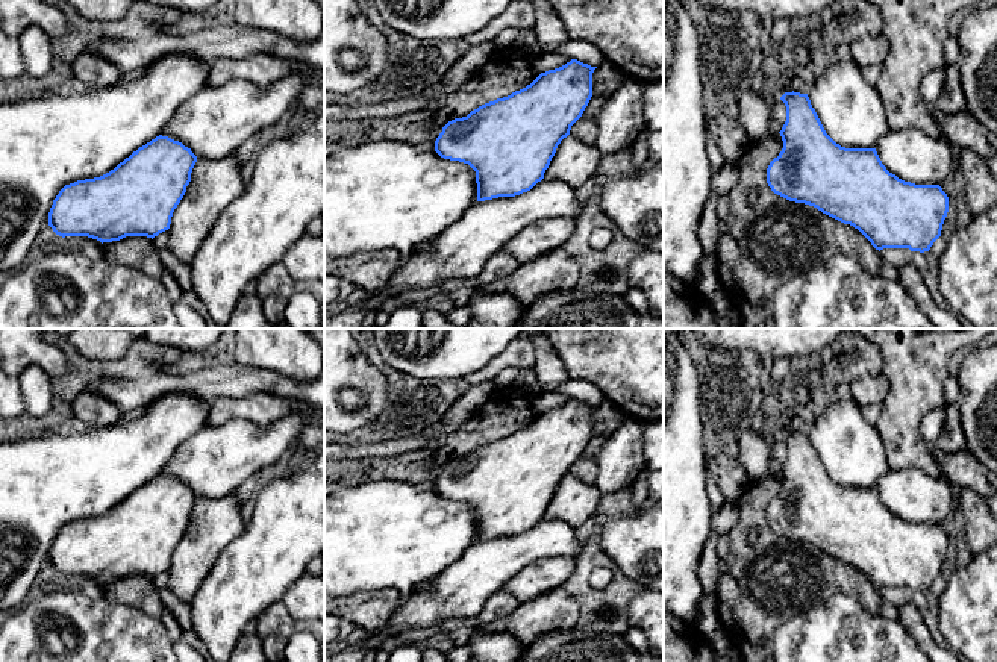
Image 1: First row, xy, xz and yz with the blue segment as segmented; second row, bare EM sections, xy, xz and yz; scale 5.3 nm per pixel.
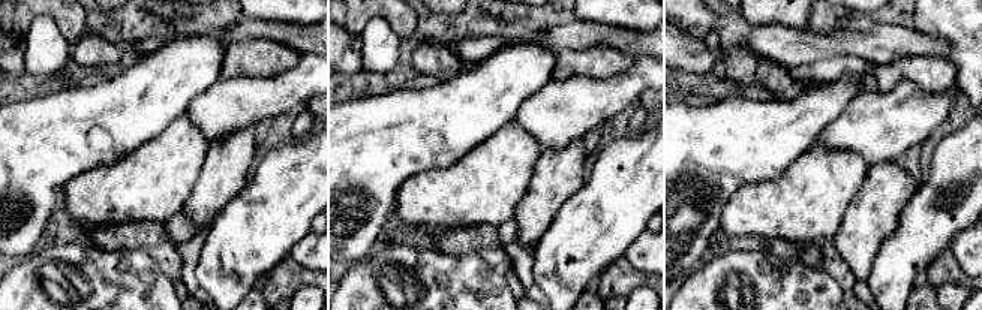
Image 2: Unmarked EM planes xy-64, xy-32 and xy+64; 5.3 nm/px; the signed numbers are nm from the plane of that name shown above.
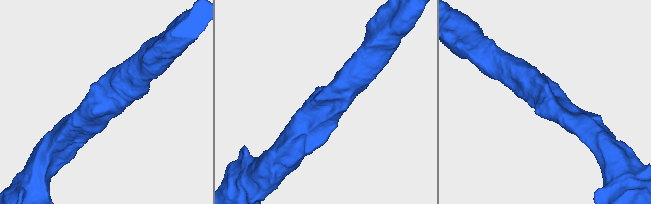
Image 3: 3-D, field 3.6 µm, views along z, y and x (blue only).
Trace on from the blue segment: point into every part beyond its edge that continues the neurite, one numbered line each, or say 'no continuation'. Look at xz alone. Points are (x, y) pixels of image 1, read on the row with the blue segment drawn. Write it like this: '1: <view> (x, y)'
no continuation

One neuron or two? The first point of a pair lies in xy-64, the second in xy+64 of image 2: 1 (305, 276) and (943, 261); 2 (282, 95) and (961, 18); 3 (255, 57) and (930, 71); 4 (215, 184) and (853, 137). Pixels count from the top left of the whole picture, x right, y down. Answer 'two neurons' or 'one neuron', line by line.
1: one neuron
2: two neurons
3: one neuron
4: two neurons

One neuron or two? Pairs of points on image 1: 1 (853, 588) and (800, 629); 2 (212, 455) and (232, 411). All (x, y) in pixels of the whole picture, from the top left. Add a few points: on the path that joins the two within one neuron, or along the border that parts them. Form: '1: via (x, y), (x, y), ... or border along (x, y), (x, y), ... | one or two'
1: border along (811, 605), (835, 594), (849, 594), (875, 614) | two
2: border along (262, 424), (228, 420), (208, 426) | two

